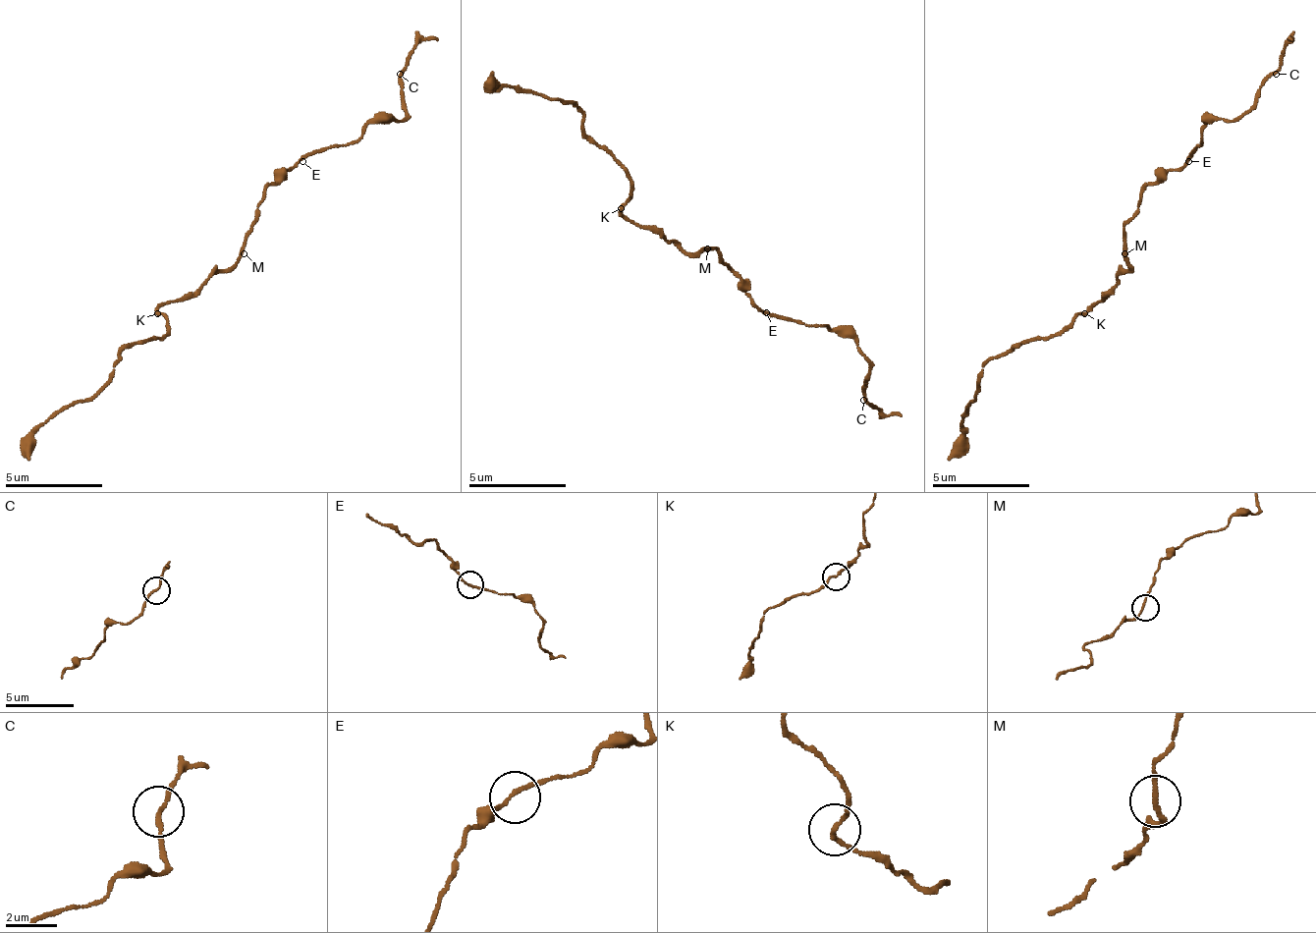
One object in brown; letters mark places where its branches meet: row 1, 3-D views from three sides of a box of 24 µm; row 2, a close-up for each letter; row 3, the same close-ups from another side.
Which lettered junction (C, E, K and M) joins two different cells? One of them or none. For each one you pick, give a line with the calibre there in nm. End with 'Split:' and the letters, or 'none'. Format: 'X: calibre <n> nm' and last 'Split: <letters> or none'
Split: none

